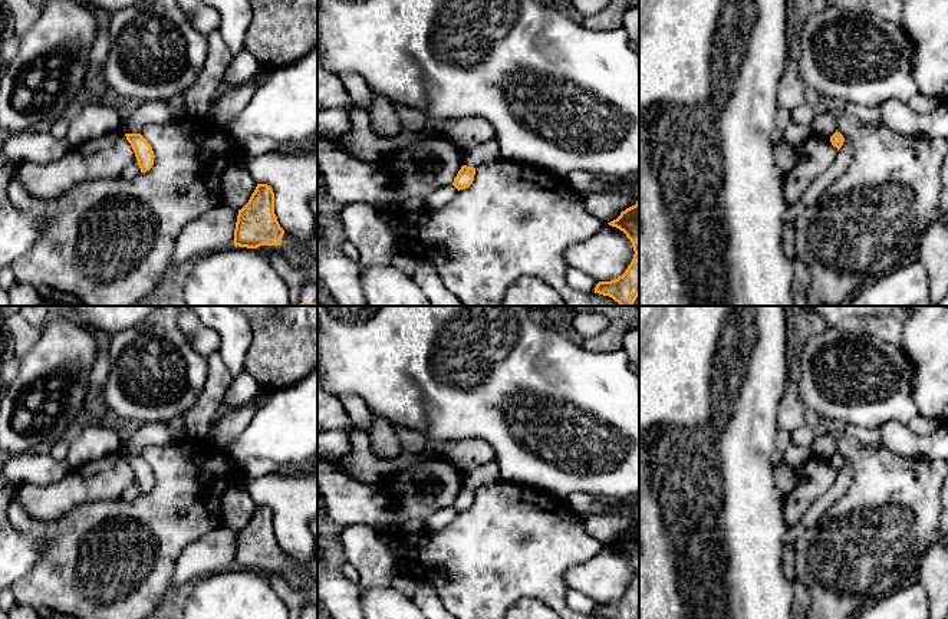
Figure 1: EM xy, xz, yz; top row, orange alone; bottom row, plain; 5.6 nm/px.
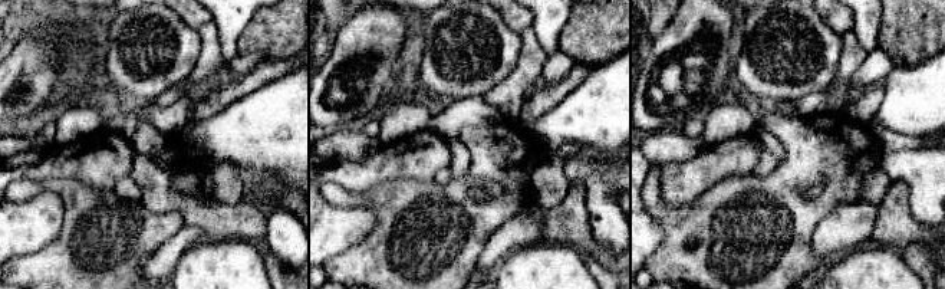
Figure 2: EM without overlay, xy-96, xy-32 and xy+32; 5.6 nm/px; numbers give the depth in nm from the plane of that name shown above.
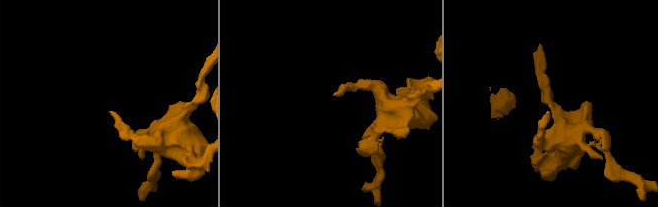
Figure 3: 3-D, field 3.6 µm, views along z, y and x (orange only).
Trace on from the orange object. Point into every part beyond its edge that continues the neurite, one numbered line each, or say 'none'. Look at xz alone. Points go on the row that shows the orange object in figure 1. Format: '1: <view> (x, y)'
none

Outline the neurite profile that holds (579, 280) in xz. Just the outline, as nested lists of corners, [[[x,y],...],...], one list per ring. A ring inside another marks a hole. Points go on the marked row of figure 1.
[[[570,267],[566,271],[566,281],[567,284],[577,290],[577,292],[583,292],[583,293],[593,293],[596,284],[599,283],[599,280],[596,280],[593,276],[590,276],[586,271],[582,271],[579,269]]]

